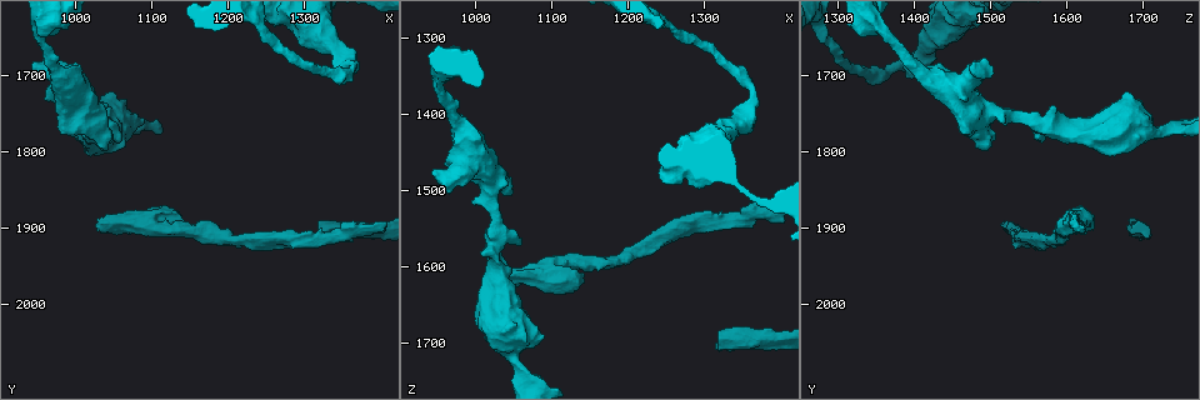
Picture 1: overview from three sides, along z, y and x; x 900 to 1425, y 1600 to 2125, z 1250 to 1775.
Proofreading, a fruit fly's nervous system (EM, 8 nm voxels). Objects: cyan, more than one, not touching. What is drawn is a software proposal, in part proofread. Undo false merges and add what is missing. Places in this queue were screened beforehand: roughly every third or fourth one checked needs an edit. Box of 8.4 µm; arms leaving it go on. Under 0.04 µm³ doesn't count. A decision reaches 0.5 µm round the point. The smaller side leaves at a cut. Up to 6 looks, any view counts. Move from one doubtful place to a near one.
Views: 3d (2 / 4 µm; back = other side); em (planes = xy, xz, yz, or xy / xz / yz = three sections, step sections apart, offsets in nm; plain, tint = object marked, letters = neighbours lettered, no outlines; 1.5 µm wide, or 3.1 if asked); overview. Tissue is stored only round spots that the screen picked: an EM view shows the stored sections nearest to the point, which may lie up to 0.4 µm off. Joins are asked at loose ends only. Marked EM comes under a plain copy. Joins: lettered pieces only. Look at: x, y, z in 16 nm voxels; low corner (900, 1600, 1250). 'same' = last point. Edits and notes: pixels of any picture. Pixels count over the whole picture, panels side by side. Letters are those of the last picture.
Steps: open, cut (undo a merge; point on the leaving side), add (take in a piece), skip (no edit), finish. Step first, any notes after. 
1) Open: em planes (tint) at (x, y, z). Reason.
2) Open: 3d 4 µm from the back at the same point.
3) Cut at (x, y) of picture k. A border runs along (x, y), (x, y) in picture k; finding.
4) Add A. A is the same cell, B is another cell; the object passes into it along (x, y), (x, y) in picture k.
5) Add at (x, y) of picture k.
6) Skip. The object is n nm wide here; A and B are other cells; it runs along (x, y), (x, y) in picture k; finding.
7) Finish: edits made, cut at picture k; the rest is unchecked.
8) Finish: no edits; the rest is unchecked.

Open: em xz step 8 (tint) at (940, 1685, 1475). Thick end.

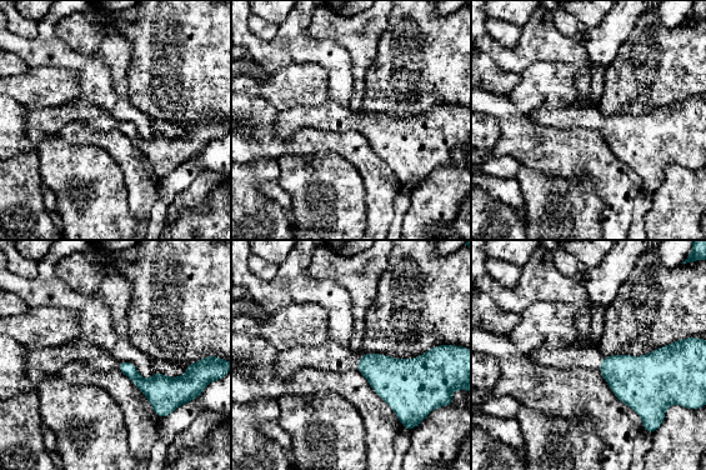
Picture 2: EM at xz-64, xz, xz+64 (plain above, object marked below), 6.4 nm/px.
Open: em planes (letters) at the same point. Cut it another way.

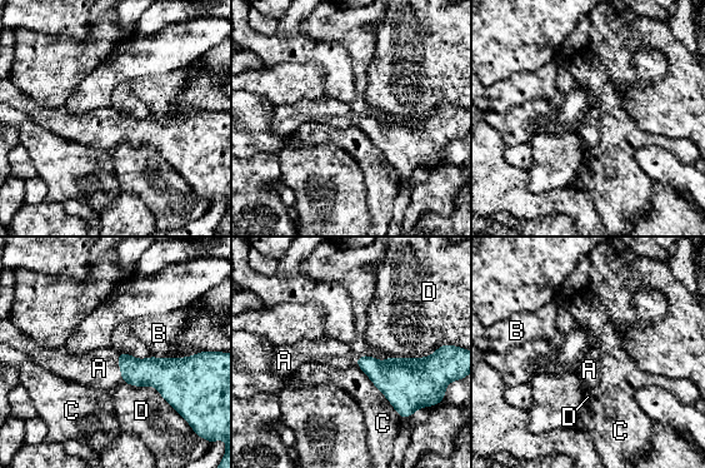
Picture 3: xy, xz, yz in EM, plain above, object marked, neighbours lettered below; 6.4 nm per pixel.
Add A. A is the same cell, B, C and D are other cells; the object passes into it along (156, 372), (119, 366), (99, 368) in picture 3; the neuron continues.

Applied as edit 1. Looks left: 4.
Open: overview. Redraw.

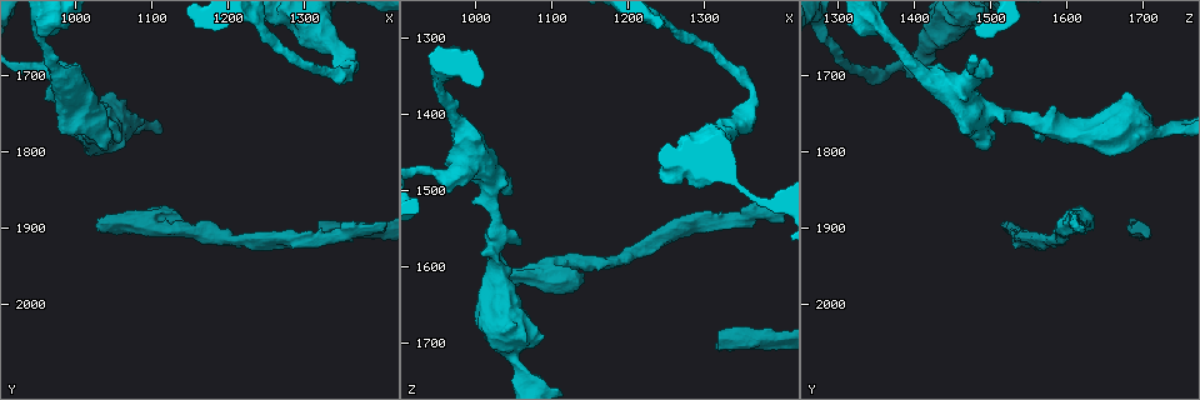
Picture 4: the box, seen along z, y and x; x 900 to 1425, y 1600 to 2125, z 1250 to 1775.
Open: em planes (letters) at (1055, 1775, 1725). Thick turns thin.

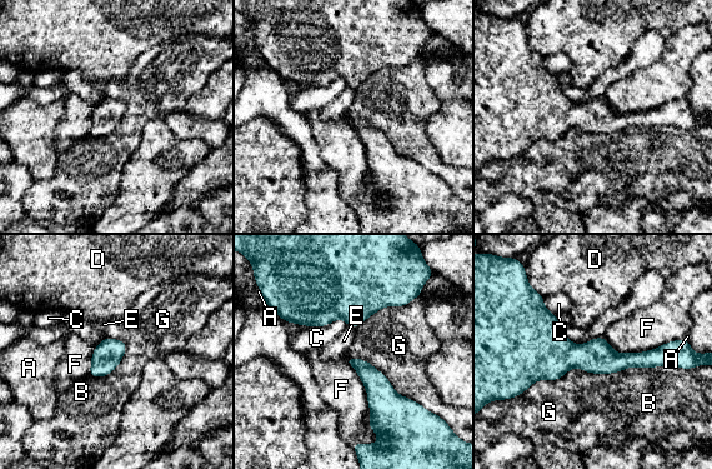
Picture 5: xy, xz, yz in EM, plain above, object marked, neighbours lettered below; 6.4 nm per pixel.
Skip. The object is 190 nm wide here; A, B, C, D, E, F and G are other cells; it runs along (519, 359), (602, 358), (668, 362) in picture 5; continuous, no second neuron.

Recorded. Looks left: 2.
Open: 3d 2 µm at (1320, 1915, 1705). An open end.

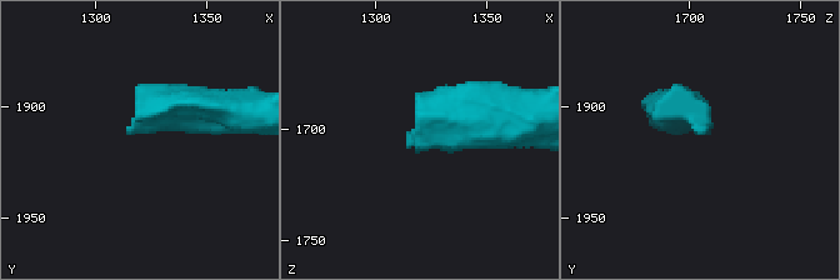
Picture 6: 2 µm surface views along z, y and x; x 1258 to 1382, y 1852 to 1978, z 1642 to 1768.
Open: em planes (letters) at (1315, 1913, 1705). Shape alone is not enough.

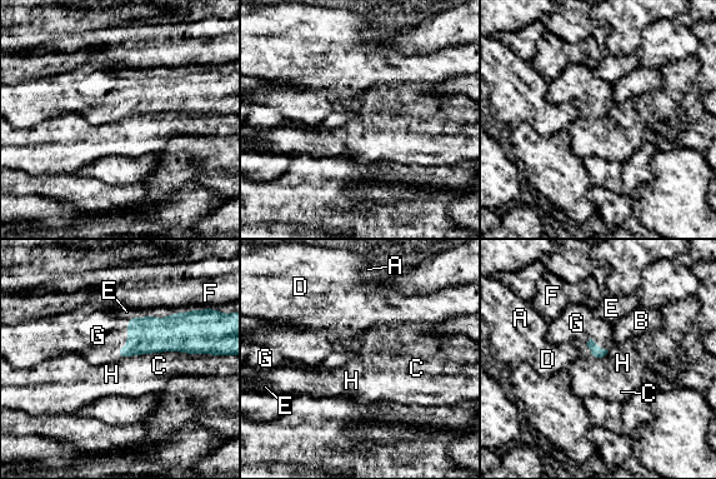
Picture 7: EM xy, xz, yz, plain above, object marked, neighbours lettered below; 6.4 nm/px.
Add G. G is the same cell, A, B, C, D, E, F and H are other cells; the neuron continues.

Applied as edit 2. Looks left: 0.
Finish: edits made, add at picture 3, add at picture 7; the rest is unchecked.

